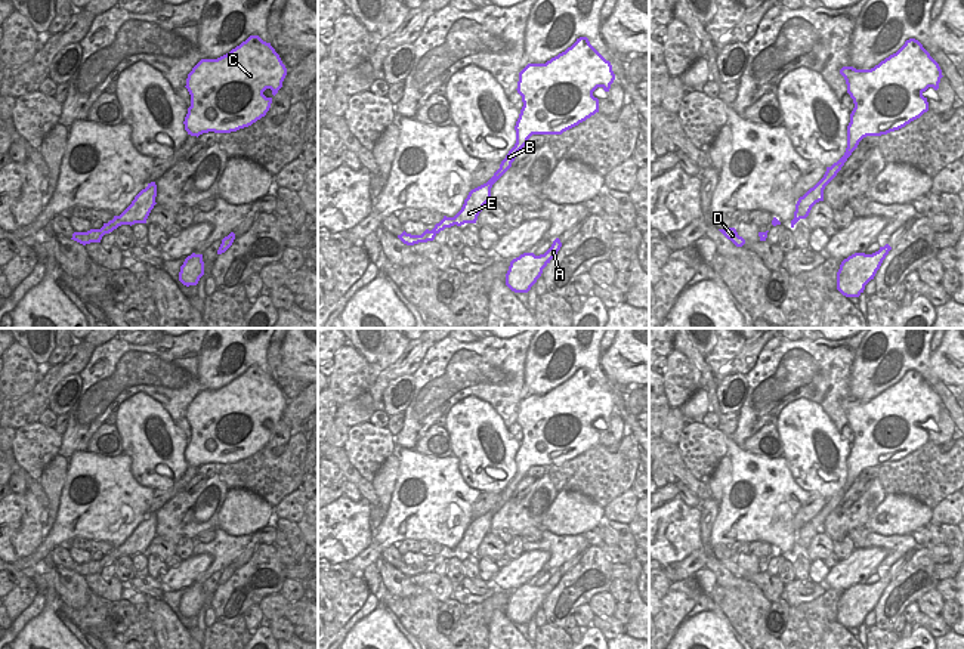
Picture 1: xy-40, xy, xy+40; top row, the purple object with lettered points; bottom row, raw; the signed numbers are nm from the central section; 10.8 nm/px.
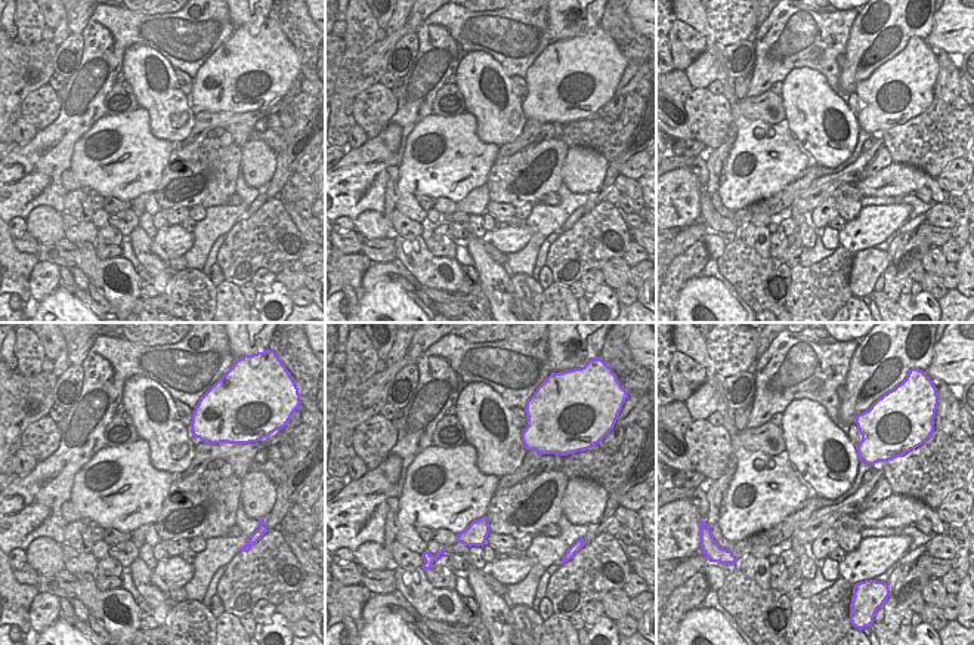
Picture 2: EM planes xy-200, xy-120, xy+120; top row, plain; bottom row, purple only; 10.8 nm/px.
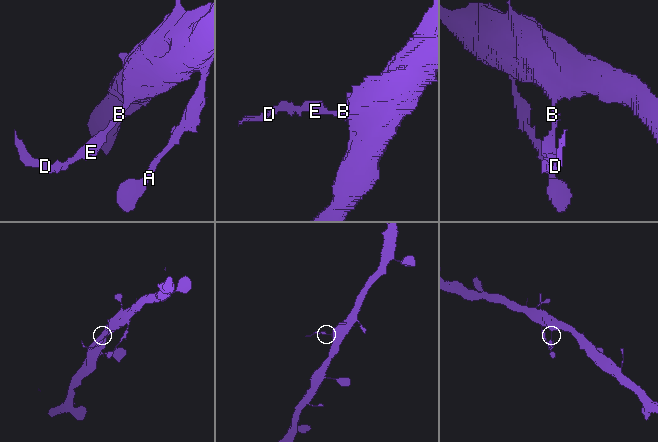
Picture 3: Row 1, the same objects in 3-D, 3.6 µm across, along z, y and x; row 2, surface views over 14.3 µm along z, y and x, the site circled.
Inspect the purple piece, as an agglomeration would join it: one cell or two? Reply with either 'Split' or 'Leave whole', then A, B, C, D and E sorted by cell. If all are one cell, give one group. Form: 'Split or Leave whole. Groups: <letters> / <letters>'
Split. Groups: A C / B D E

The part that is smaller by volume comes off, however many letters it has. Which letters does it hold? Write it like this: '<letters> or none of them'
B, D, E

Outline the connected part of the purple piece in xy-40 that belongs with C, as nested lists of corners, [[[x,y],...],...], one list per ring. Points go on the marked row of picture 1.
[[[250,35],[217,59],[201,59],[186,78],[191,106],[185,130],[198,137],[251,126],[271,108],[272,98],[263,92],[271,89],[275,96],[285,75],[279,55],[259,35]]]

